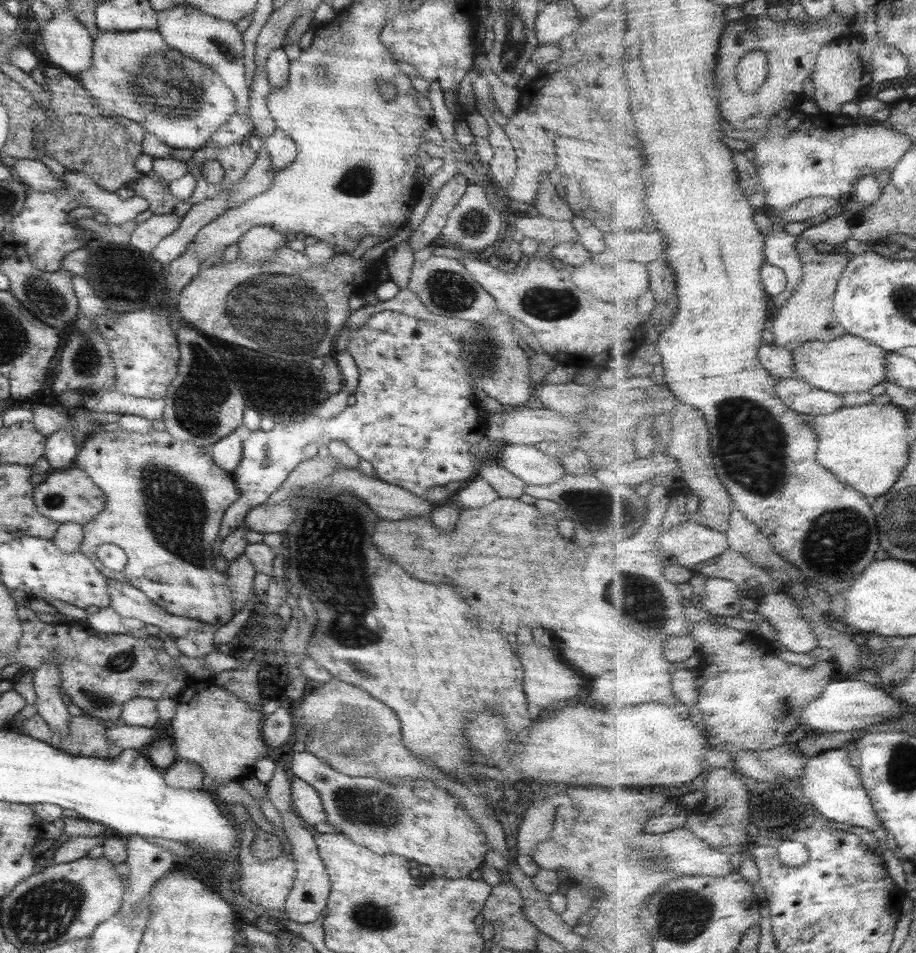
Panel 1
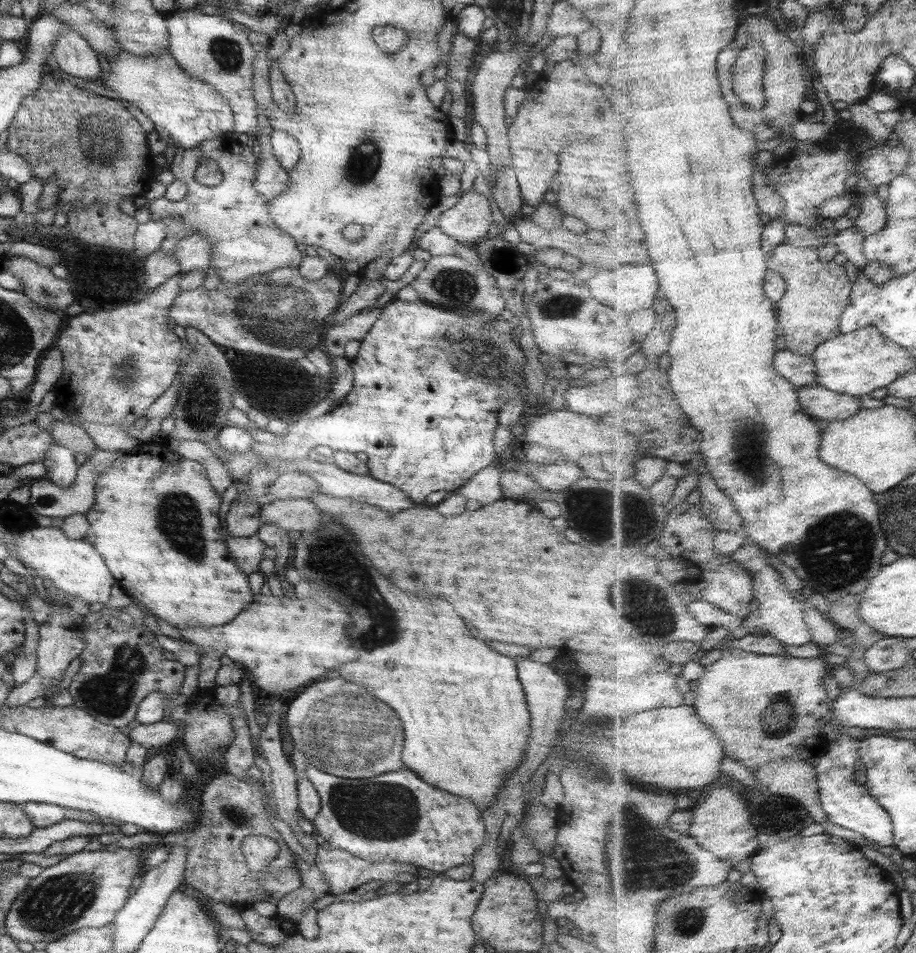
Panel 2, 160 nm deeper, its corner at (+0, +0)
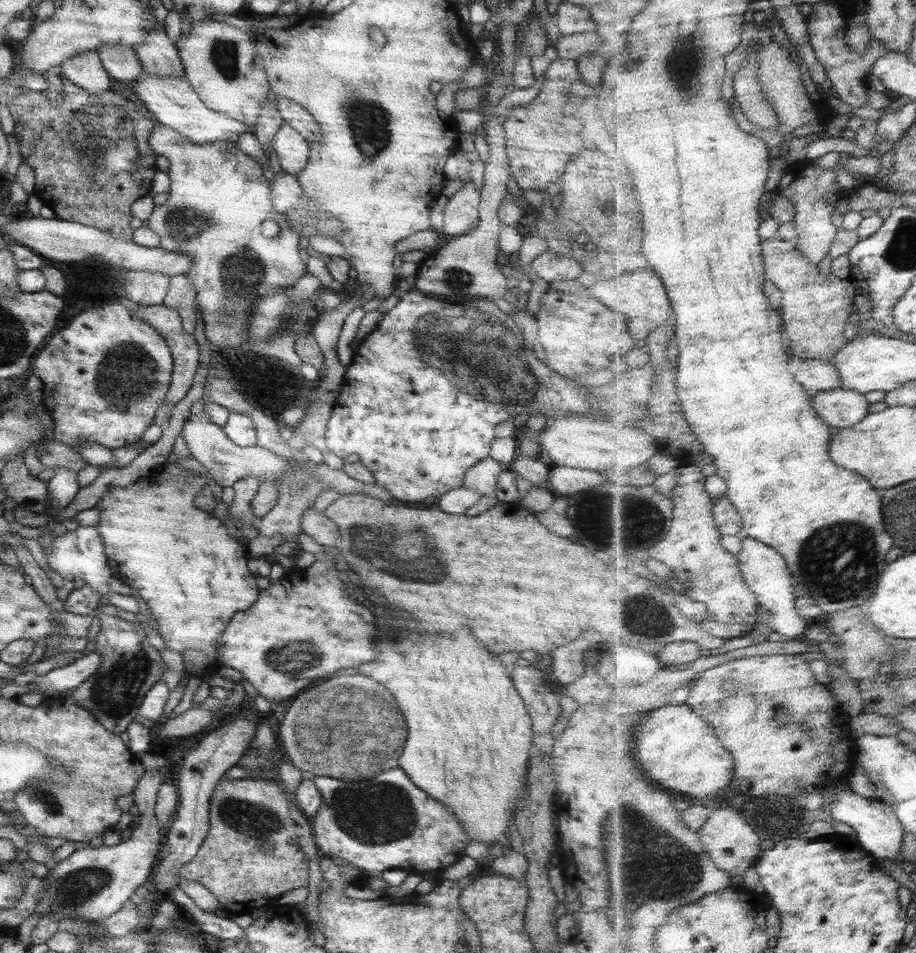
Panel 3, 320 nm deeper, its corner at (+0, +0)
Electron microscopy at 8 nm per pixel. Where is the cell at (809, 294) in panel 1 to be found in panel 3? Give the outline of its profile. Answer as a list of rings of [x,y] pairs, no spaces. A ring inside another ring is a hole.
[[[778,236],[763,239],[762,250],[766,264],[765,278],[777,283],[785,293],[784,304],[779,311],[784,319],[785,337],[791,342],[789,352],[802,359],[831,362],[850,341],[844,332],[855,304],[855,286],[849,278],[822,273],[820,265],[805,257],[794,243],[781,240]]]

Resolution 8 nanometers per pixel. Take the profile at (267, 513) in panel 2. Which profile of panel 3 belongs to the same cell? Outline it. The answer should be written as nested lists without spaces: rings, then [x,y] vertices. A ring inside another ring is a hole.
[[[309,507],[303,517],[301,517],[301,530],[303,534],[307,534],[311,540],[315,540],[317,544],[325,547],[336,546],[339,542],[338,528],[335,523],[331,522],[322,513],[315,513],[313,507]]]

